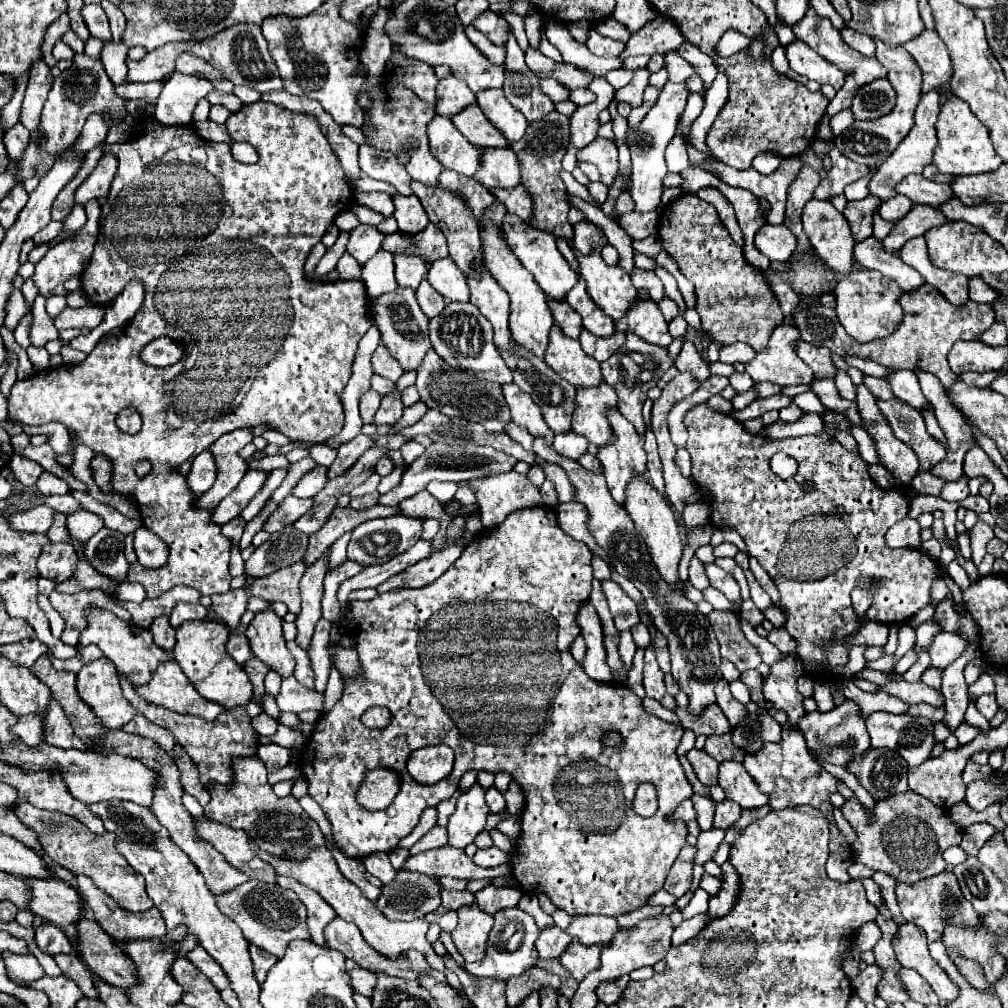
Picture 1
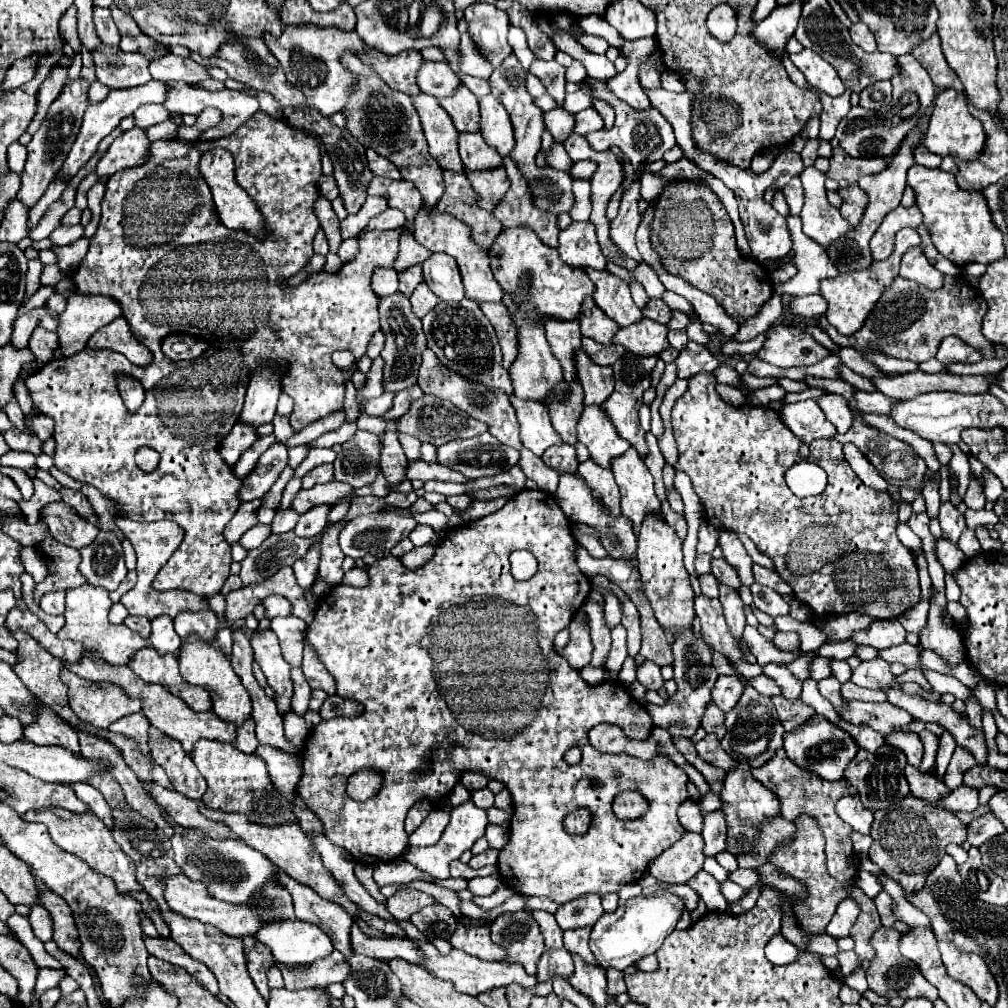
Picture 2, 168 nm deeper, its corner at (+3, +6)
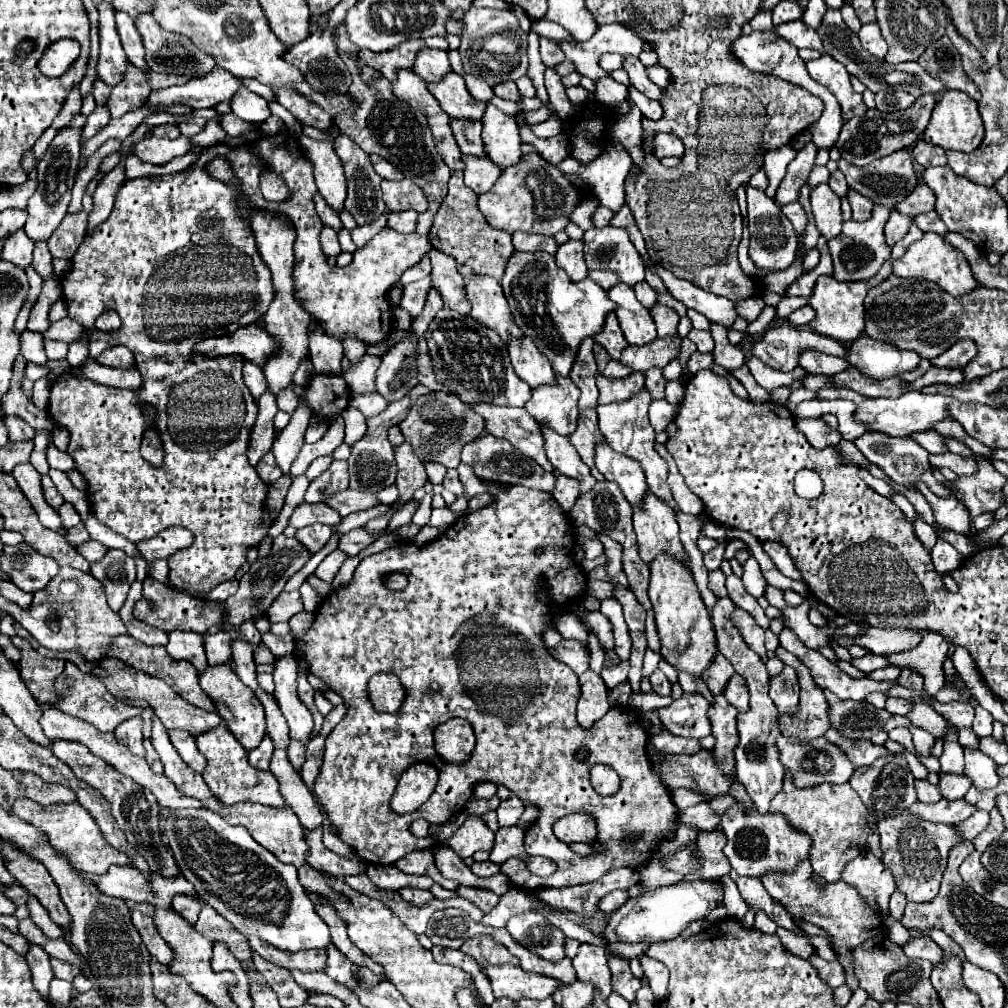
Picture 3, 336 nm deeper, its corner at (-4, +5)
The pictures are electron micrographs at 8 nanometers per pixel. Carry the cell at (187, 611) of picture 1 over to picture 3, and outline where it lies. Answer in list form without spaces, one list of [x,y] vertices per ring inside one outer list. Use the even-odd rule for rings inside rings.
[[[226,630],[204,634],[204,650],[210,666],[230,662],[230,642],[232,642],[232,636]]]

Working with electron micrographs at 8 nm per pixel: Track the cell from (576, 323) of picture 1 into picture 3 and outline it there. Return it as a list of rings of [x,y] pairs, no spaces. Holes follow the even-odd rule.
[[[584,338],[576,356],[574,356],[574,364],[572,364],[572,370],[570,370],[570,378],[572,382],[580,388],[580,400],[578,400],[578,406],[580,410],[586,410],[586,408],[596,408],[596,400],[598,400],[598,388],[596,388],[596,380],[594,380],[594,374],[596,374],[596,360],[594,360],[594,352],[592,352],[592,338]]]

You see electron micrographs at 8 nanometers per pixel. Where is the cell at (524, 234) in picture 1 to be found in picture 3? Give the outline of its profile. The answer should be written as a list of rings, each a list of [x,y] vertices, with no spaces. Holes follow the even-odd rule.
[[[514,250],[500,284],[520,330],[536,342],[536,346],[550,360],[552,368],[562,376],[568,376],[576,346],[580,346],[582,338],[600,332],[606,314],[616,308],[606,290],[600,288],[592,278],[572,282],[566,272],[560,270],[556,258],[544,250]]]

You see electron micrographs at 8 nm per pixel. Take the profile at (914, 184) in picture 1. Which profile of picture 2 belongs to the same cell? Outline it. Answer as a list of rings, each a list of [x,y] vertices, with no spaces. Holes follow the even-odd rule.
[[[913,165],[909,169],[907,183],[915,189],[917,207],[923,213],[923,225],[931,233],[933,245],[957,267],[965,267],[969,263],[989,265],[991,261],[997,261],[1005,255],[1003,235],[993,225],[987,201],[981,191],[965,191],[957,185],[953,173],[929,169],[923,165]]]

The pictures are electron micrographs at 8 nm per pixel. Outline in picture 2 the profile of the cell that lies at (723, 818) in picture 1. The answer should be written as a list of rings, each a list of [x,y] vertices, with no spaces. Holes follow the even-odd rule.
[[[713,811],[705,815],[705,823],[703,823],[703,853],[707,857],[715,857],[725,849],[725,837],[727,837],[727,825],[725,825],[725,815],[723,811]]]

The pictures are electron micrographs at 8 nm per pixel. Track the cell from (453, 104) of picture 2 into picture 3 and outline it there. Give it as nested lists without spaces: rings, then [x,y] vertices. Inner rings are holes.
[[[450,72],[442,82],[428,84],[428,90],[440,102],[442,110],[450,114],[450,118],[462,118],[462,120],[476,122],[484,116],[486,104],[476,100],[468,92],[464,78],[460,74]]]

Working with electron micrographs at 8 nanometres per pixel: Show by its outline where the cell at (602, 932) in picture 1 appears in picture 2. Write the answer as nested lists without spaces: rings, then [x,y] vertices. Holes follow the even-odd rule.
[[[591,927],[565,931],[565,949],[573,955],[579,955],[585,963],[597,965],[597,959],[589,949],[589,933],[591,933]]]

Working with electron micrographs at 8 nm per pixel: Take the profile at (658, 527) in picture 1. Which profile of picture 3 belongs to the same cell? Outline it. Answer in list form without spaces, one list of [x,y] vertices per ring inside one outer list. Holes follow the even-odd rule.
[[[660,554],[650,564],[650,602],[656,614],[656,628],[662,642],[662,656],[678,670],[702,674],[708,662],[716,656],[716,636],[710,614],[702,602],[698,586],[688,566],[672,554]]]

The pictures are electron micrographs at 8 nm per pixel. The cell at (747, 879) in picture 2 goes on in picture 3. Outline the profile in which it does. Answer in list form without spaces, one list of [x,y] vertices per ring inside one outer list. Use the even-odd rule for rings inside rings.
[[[778,926],[776,934],[778,934],[778,938],[782,940],[782,944],[784,944],[786,948],[790,948],[790,952],[792,952],[794,956],[798,956],[798,958],[810,958],[812,954],[816,954],[816,948],[812,946],[810,938],[802,936],[802,934],[796,934],[796,932],[792,932],[792,930],[786,930],[786,928],[782,928],[782,926]]]

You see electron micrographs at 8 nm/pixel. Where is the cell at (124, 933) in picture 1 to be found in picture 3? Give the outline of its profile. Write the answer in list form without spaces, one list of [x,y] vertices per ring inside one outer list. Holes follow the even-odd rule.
[[[176,898],[176,902],[172,904],[172,908],[174,908],[180,916],[184,916],[190,924],[194,924],[194,922],[198,920],[198,912],[200,912],[202,904],[196,902],[194,898]]]

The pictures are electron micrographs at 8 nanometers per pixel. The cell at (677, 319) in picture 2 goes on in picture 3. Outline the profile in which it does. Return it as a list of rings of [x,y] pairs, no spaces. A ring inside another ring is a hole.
[[[692,328],[690,334],[688,334],[688,338],[696,344],[696,348],[698,348],[700,352],[708,352],[708,350],[714,348],[712,336],[710,336],[710,332],[706,332],[706,330],[696,330],[696,328]]]

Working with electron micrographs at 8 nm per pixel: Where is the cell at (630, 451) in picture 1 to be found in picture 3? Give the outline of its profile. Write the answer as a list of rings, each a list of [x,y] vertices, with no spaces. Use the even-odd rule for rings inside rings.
[[[650,490],[644,496],[644,506],[634,508],[634,532],[638,536],[640,558],[644,558],[646,564],[650,564],[660,552],[668,552],[688,564],[688,556],[680,546],[674,510]]]

